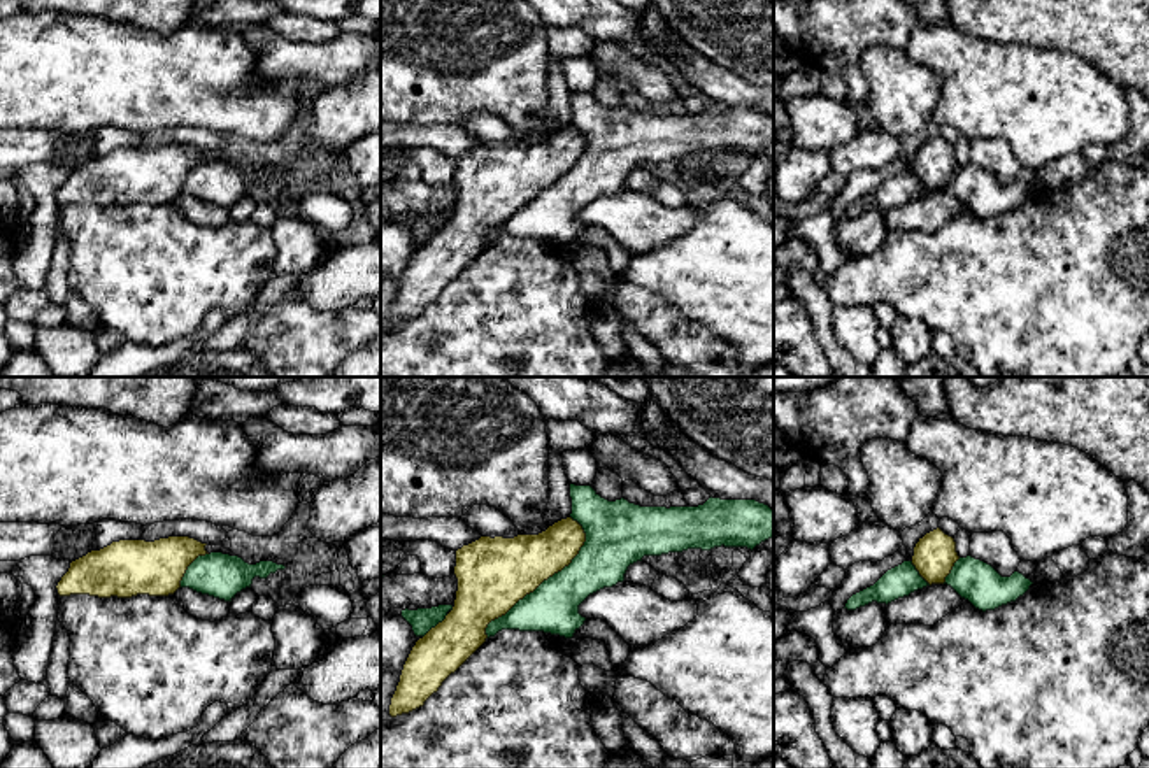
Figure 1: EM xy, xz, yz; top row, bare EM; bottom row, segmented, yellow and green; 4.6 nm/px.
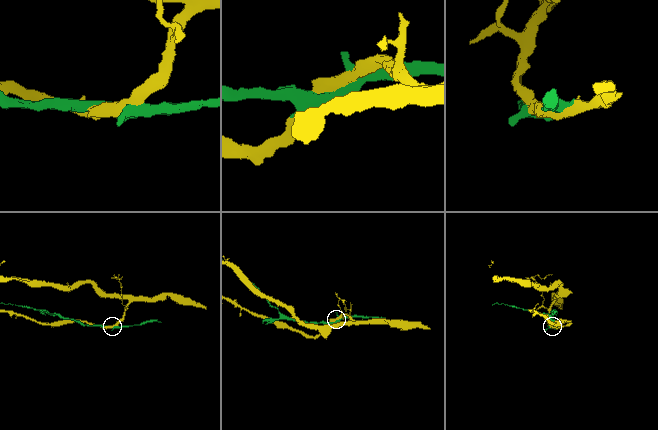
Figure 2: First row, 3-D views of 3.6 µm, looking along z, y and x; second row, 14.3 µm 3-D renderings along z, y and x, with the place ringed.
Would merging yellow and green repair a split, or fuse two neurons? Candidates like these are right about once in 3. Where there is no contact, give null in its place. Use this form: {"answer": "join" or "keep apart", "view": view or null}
{"answer": "keep apart", "view": "xz"}

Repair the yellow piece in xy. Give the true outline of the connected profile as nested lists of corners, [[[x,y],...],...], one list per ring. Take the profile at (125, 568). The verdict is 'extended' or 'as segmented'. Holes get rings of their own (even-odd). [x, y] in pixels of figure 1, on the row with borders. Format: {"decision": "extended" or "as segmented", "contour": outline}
{"decision": "as segmented", "contour": [[[189,537],[112,542],[72,561],[56,589],[60,596],[168,596],[181,587],[188,566],[209,554],[205,545]]]}

